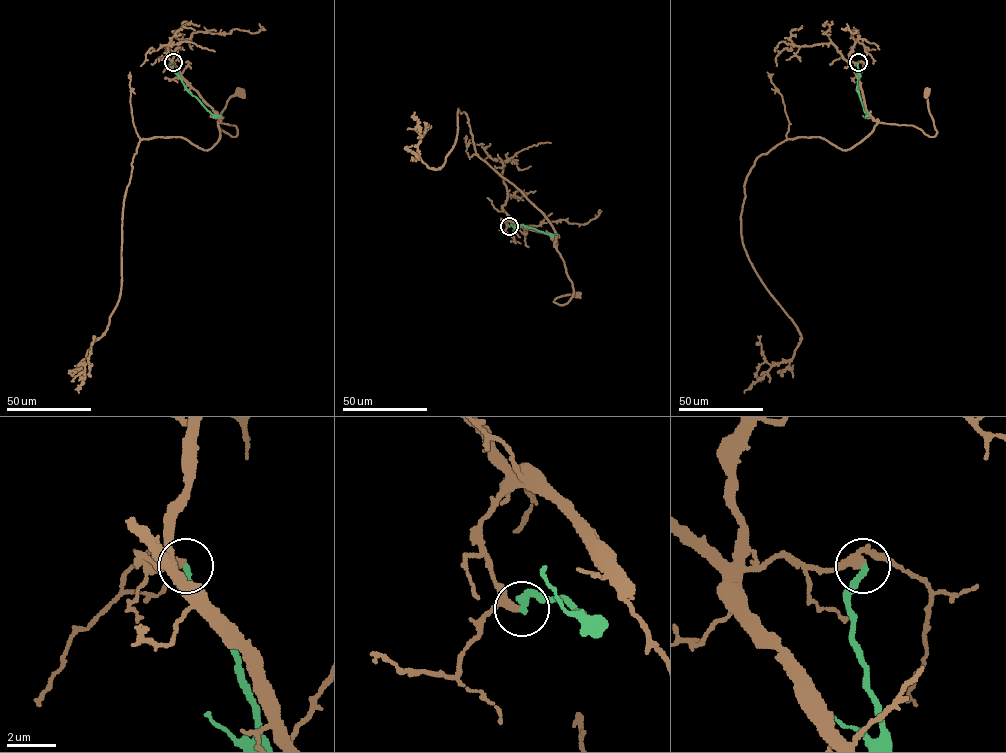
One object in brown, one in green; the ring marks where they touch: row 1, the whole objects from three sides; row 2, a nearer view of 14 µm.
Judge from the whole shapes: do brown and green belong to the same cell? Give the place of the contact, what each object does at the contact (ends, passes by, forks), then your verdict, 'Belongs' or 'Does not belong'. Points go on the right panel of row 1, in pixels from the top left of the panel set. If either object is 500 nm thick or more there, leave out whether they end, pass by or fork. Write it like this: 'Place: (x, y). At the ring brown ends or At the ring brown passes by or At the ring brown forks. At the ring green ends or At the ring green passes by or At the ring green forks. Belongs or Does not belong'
Place: (858, 62). At the ring brown passes by. At the ring green ends. Does not belong

